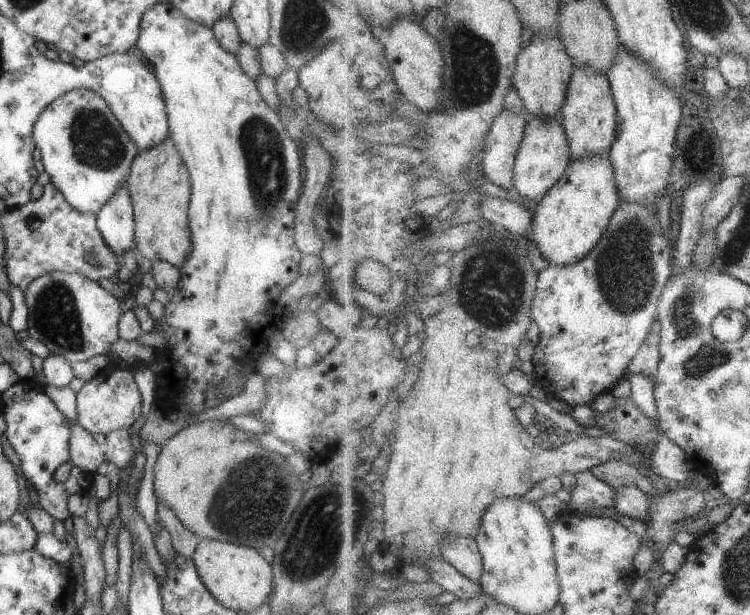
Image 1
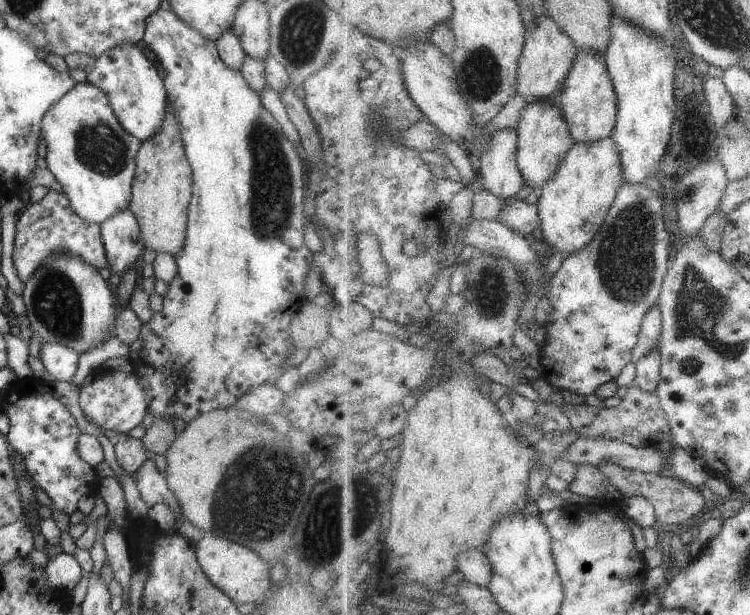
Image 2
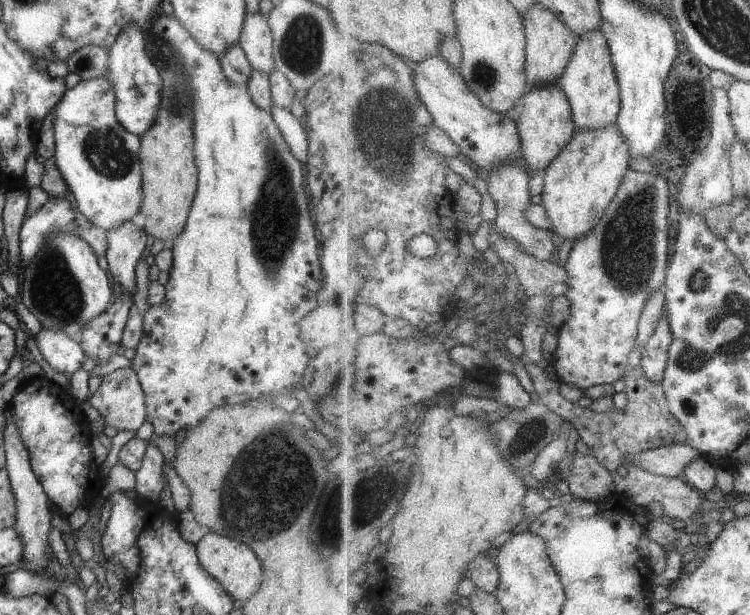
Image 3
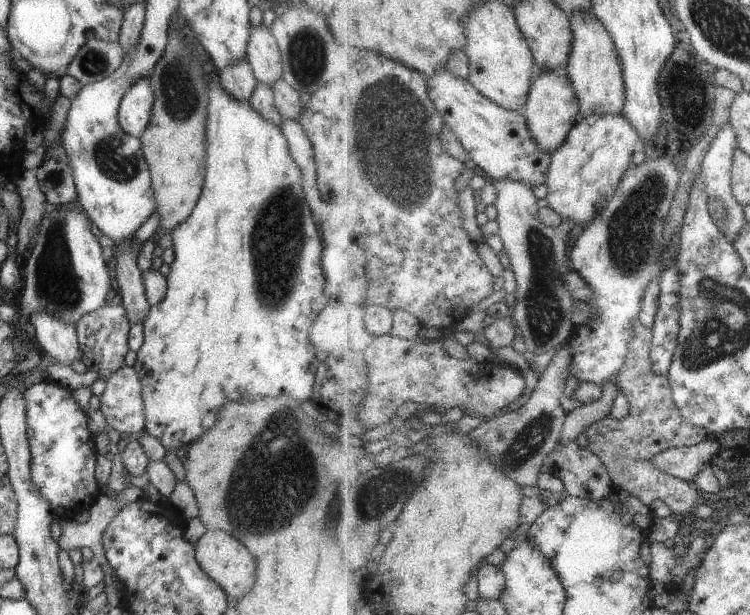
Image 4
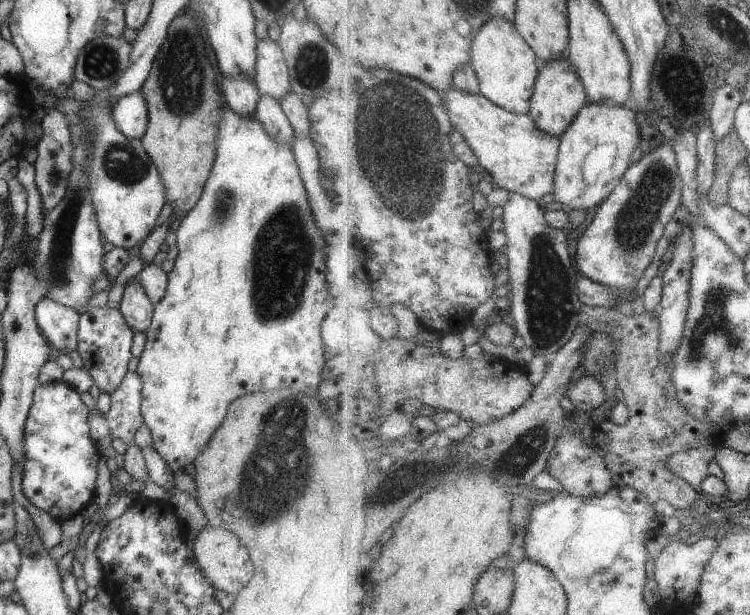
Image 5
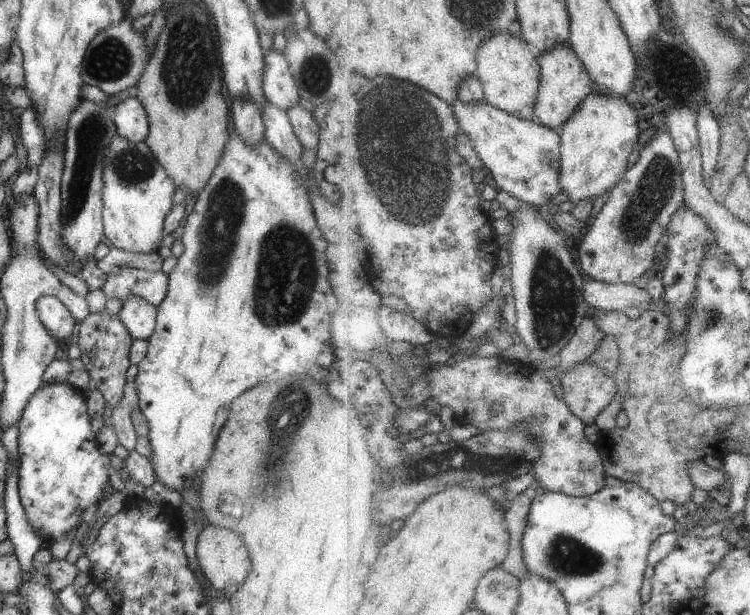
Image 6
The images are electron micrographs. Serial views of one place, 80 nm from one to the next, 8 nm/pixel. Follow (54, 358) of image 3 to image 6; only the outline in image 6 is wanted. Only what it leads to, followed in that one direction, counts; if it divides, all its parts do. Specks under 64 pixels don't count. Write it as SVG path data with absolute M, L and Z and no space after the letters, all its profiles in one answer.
M43 295L37 298L34 304L41 324L51 332L55 342L69 338L75 334L77 322L71 316L68 308L59 302L53 295Z

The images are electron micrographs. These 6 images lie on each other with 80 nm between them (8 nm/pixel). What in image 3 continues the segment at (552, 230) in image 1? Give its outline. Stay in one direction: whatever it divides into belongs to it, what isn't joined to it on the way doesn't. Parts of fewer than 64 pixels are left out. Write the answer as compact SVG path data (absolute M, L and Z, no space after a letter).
M615 124L601 130L576 130L563 152L552 160L543 174L542 204L554 226L564 239L579 242L587 238L601 222L629 170L629 143Z

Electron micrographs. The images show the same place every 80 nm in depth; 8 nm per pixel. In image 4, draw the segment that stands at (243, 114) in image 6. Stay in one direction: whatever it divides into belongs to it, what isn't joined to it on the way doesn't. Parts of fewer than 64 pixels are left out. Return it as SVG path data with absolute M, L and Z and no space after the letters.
M245 59L222 68L217 72L217 76L220 87L233 100L248 102L257 84Z

